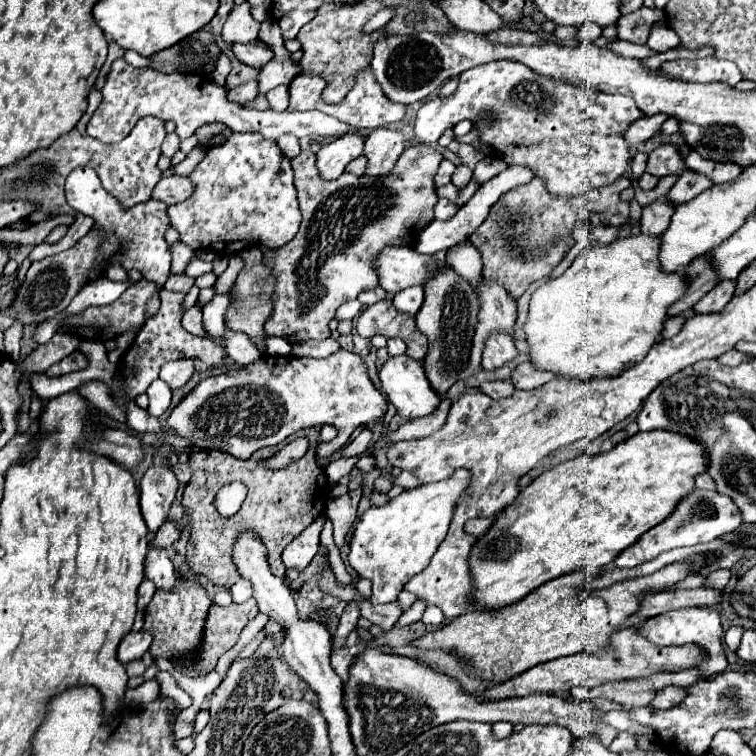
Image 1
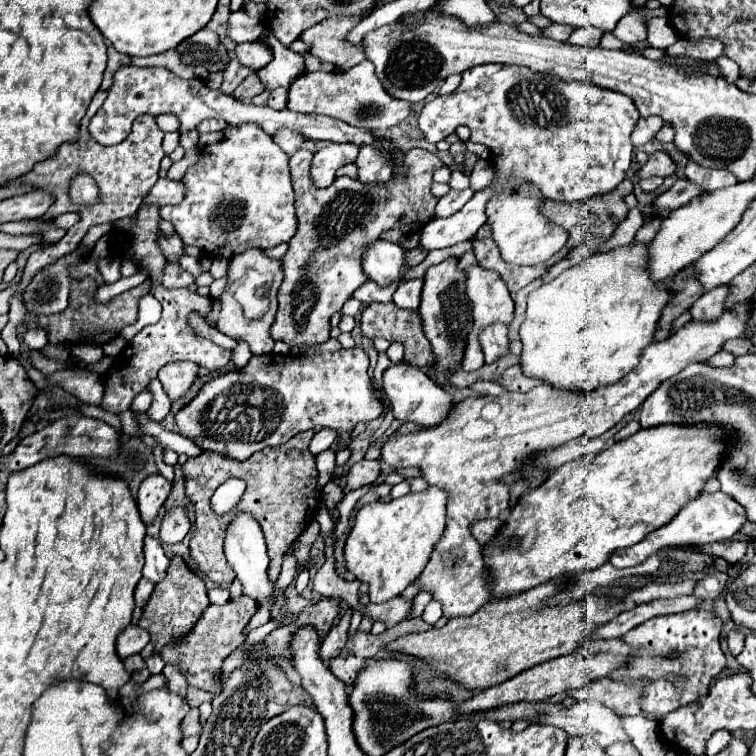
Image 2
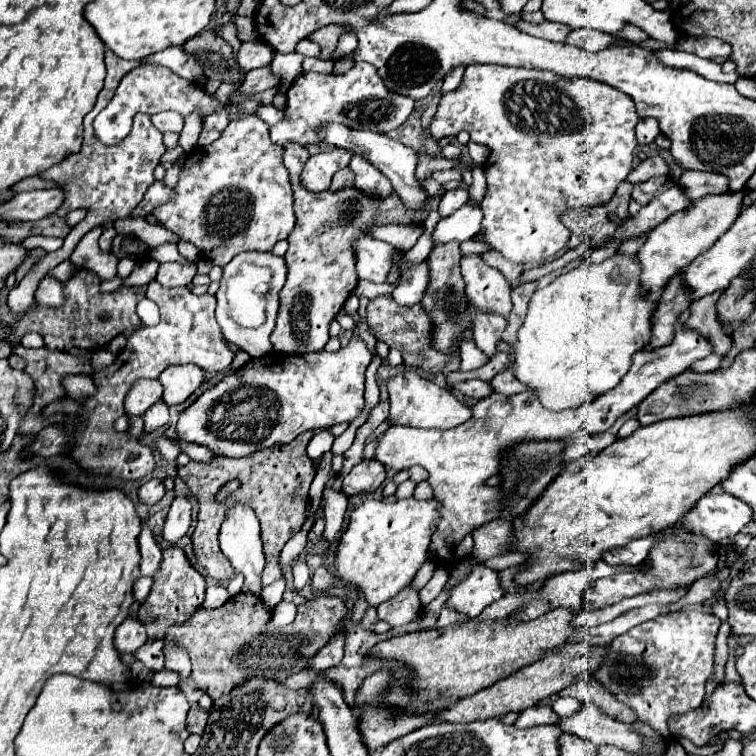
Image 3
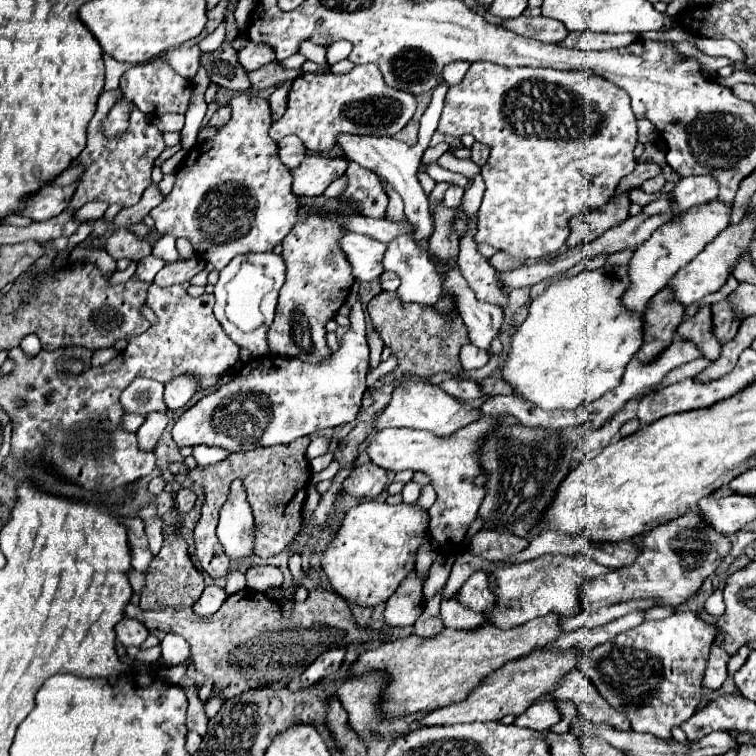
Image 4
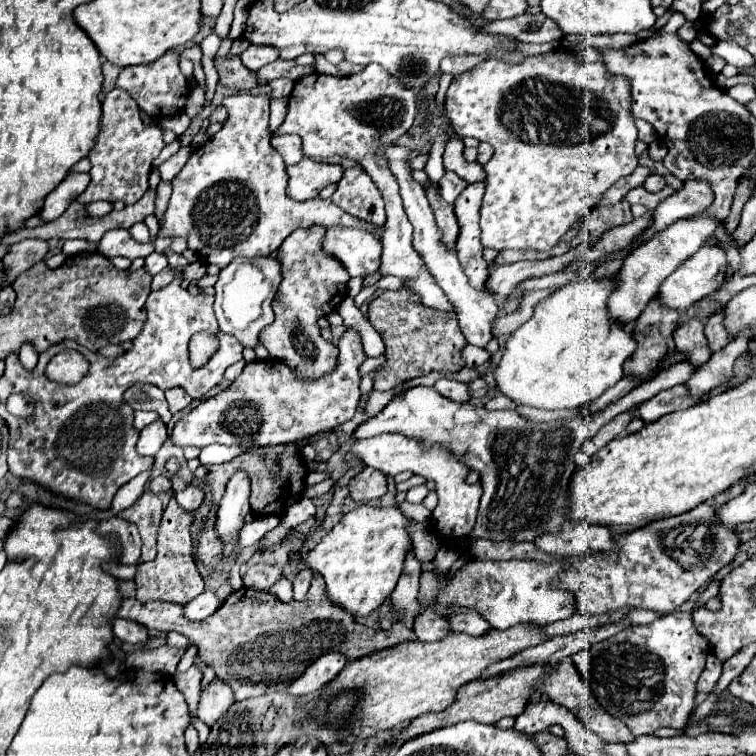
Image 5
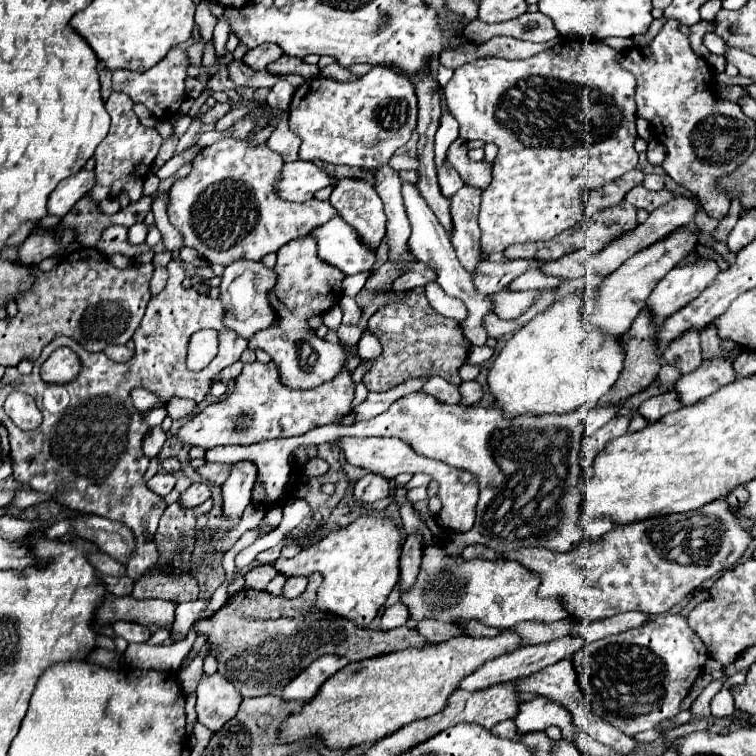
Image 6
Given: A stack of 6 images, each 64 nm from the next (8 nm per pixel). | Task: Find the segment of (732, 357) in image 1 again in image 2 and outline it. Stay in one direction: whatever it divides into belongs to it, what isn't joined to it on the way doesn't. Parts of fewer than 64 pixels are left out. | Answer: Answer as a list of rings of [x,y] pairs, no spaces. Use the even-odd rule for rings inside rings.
[[[720,352],[720,354],[714,354],[710,360],[706,360],[706,364],[710,364],[710,366],[732,366],[734,356],[730,352]]]

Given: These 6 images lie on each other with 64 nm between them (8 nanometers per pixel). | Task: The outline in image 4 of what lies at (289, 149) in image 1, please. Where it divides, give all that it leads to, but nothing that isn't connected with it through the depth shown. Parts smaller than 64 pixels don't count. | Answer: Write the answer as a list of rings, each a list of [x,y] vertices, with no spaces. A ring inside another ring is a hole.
[[[374,64],[354,66],[348,74],[302,74],[292,82],[288,96],[286,114],[272,124],[272,140],[282,140],[288,134],[296,134],[306,150],[328,152],[338,144],[338,134],[360,134],[360,136],[394,136],[398,134],[414,116],[416,98],[410,92],[396,90],[388,86],[382,72]]]

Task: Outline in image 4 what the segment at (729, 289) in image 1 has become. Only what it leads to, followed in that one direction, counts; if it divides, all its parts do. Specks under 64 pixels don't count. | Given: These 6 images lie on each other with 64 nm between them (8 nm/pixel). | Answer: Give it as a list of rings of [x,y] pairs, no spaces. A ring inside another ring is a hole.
[[[710,306],[700,308],[692,318],[688,318],[678,326],[678,336],[698,346],[702,358],[706,360],[714,360],[722,348],[722,344],[714,342],[714,334],[710,334],[710,326],[712,326]]]

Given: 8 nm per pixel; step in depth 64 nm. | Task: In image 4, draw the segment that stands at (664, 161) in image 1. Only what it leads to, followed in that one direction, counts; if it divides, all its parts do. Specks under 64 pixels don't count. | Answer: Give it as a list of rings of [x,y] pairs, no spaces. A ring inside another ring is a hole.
[[[638,164],[636,166],[636,170],[632,172],[632,174],[628,174],[626,178],[622,178],[622,182],[616,186],[616,190],[614,190],[614,196],[618,196],[618,194],[626,194],[628,190],[632,190],[632,188],[636,188],[636,186],[640,186],[644,180],[648,180],[648,178],[654,178],[654,176],[658,176],[662,170],[656,166],[656,164]]]

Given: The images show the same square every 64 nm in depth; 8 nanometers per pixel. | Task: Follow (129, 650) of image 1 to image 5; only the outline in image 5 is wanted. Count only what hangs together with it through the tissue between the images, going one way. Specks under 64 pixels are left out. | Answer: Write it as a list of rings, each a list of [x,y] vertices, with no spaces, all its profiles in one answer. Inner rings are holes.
[[[116,618],[112,622],[112,632],[116,638],[120,638],[122,642],[128,642],[128,644],[144,644],[148,640],[148,630],[144,626],[140,626],[138,622],[130,622],[130,620],[122,620],[122,618]]]

